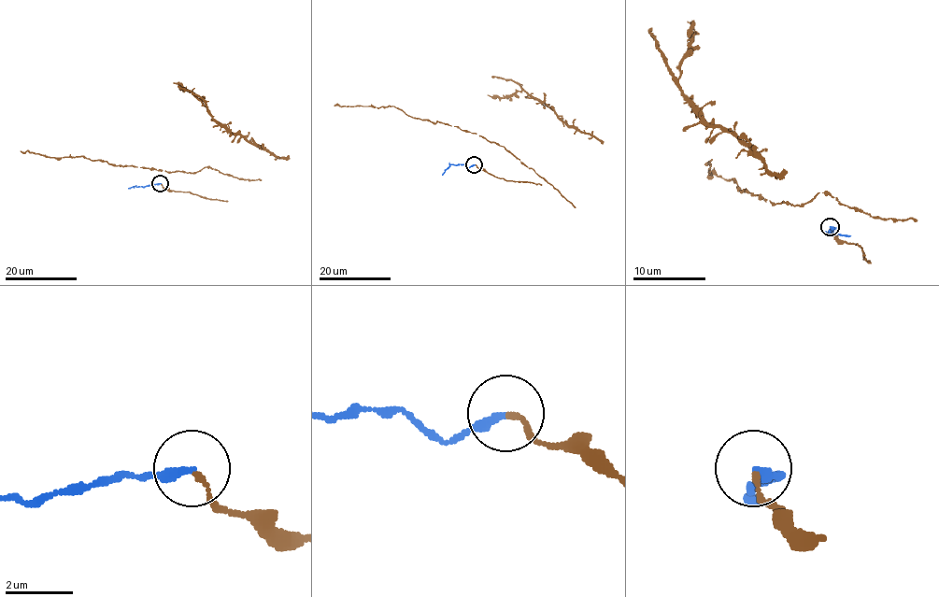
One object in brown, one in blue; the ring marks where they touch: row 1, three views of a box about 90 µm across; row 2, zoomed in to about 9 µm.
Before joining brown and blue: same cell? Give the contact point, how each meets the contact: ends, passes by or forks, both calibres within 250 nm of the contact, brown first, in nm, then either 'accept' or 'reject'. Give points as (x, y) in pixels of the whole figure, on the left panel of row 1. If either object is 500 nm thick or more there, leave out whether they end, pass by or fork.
(160, 183) | brown ends | blue ends | 140/280 nm | accept

